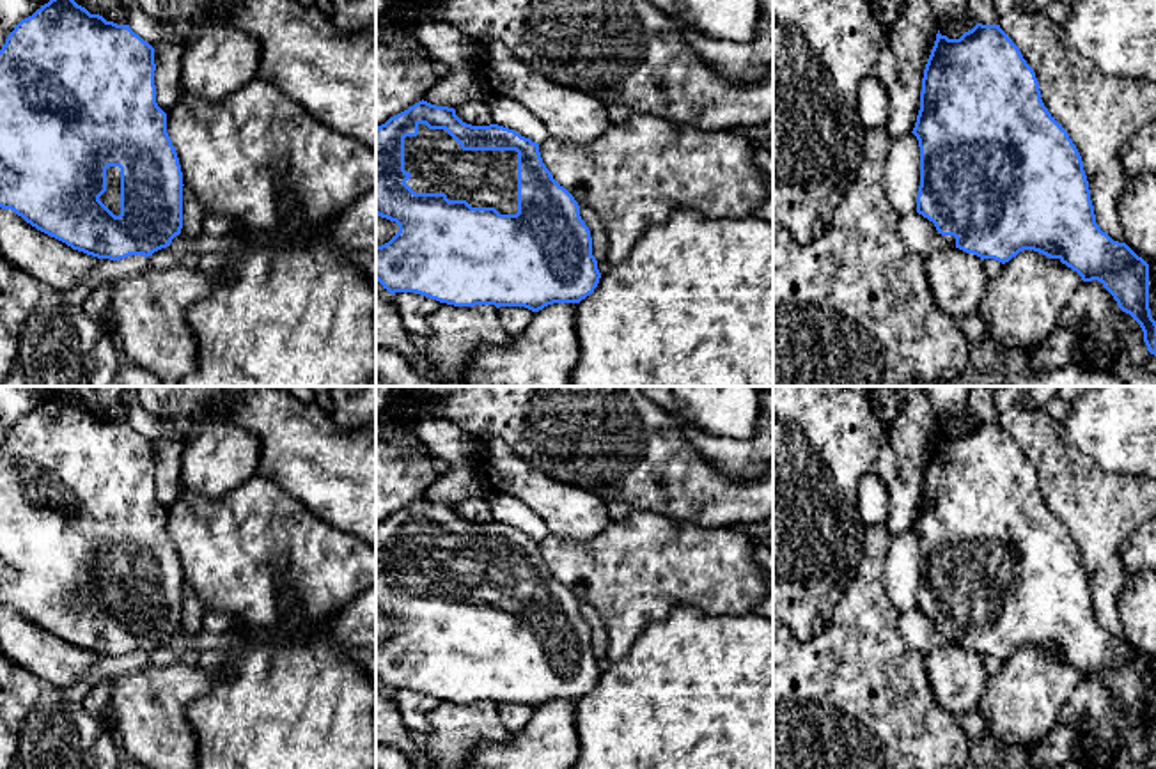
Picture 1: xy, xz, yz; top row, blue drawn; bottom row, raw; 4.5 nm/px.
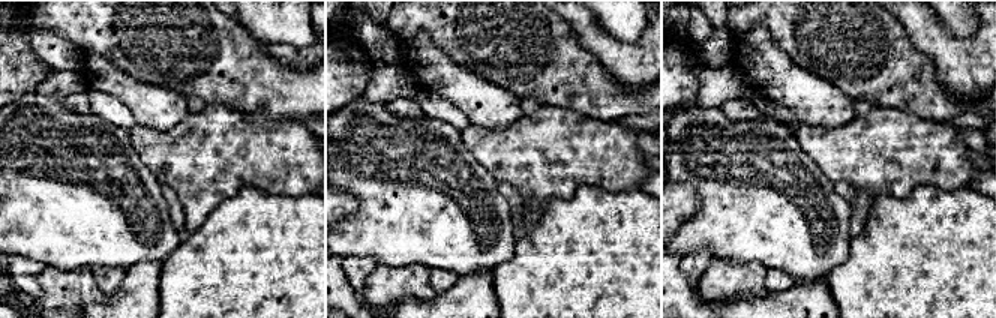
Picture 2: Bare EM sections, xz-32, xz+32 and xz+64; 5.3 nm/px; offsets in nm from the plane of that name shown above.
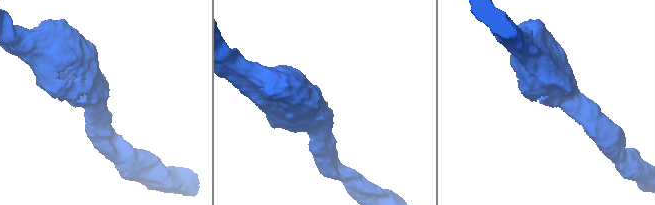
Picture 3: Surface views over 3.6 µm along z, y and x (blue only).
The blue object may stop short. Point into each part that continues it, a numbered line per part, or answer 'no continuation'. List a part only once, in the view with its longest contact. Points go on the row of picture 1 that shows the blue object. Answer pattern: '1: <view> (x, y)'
1: xz (437, 163)

